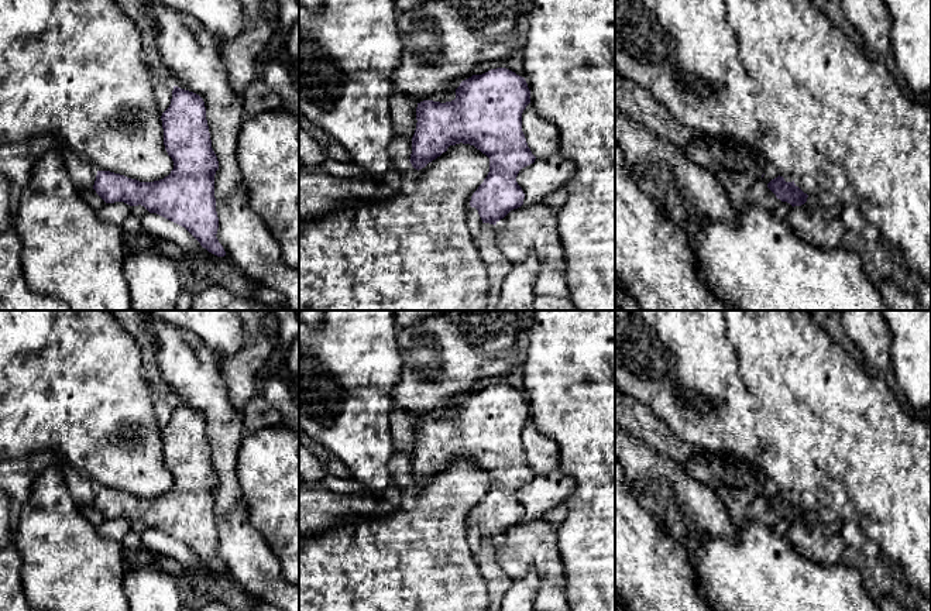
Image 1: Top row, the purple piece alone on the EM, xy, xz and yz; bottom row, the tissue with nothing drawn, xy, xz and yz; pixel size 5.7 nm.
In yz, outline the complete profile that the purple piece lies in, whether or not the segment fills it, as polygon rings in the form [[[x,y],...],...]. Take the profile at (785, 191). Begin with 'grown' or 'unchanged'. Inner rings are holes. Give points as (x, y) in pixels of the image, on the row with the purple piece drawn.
unchanged; [[[777,176],[767,183],[767,188],[776,195],[781,202],[794,206],[801,206],[807,202],[808,195],[804,193],[796,183],[786,182],[783,176]]]

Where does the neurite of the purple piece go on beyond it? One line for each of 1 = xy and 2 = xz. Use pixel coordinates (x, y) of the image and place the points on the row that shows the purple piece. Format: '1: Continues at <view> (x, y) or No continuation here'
1: No continuation here
2: No continuation here

